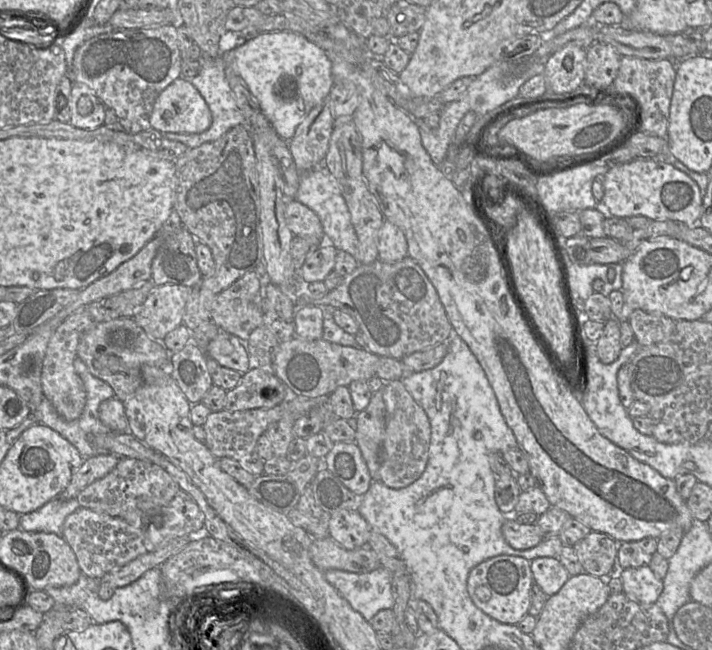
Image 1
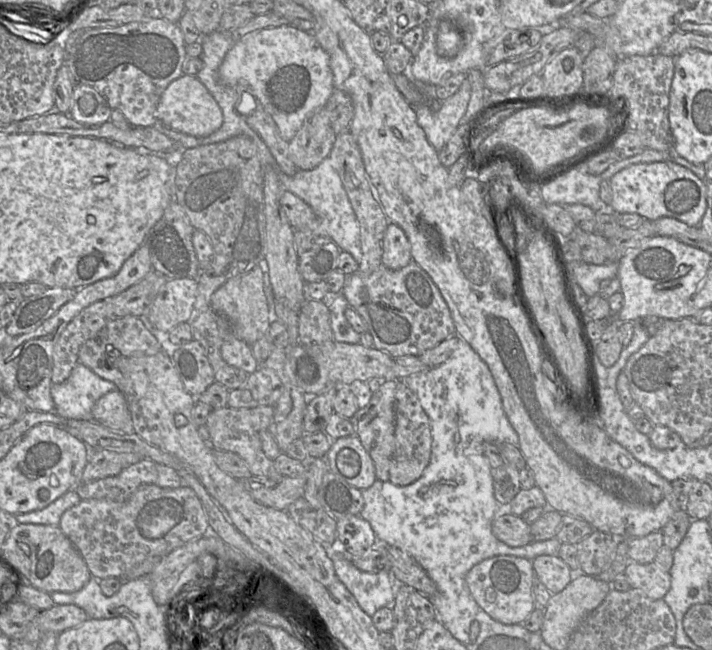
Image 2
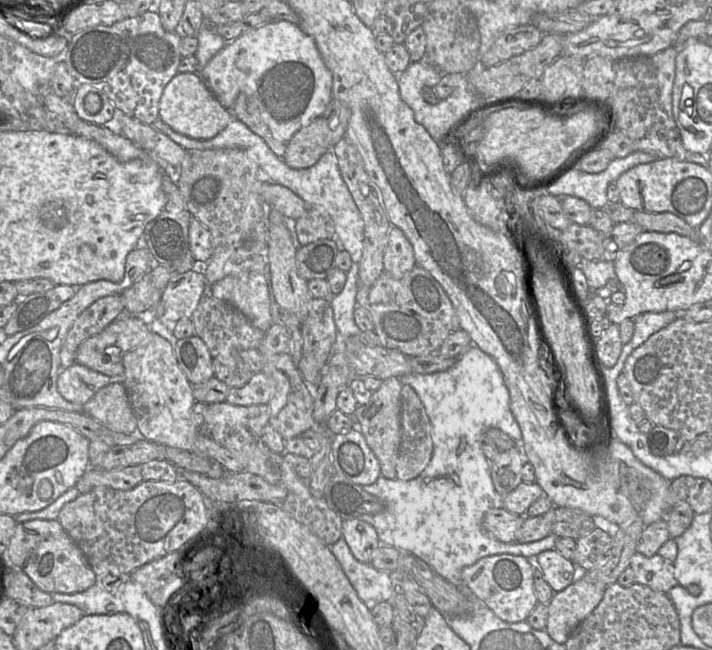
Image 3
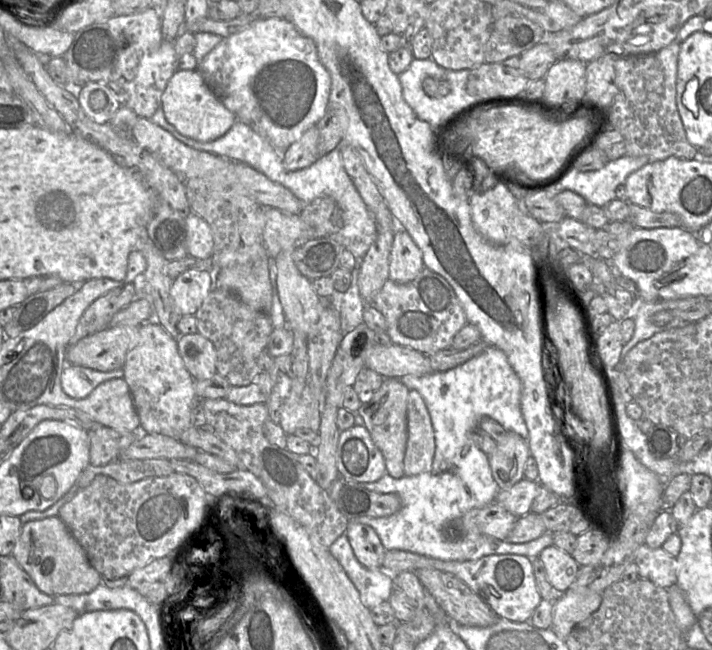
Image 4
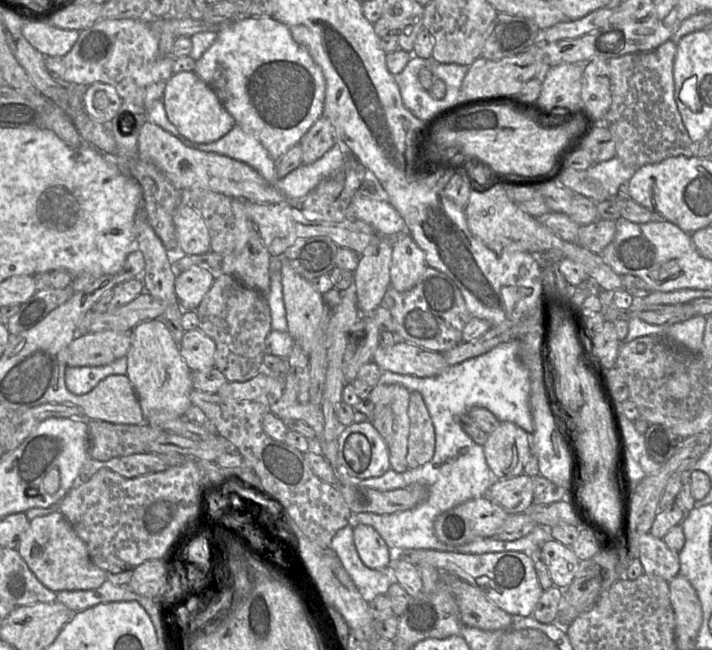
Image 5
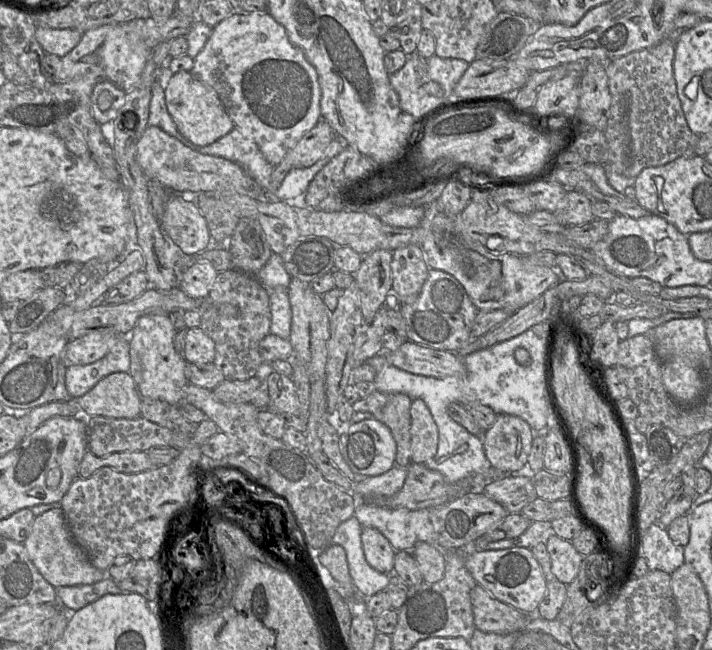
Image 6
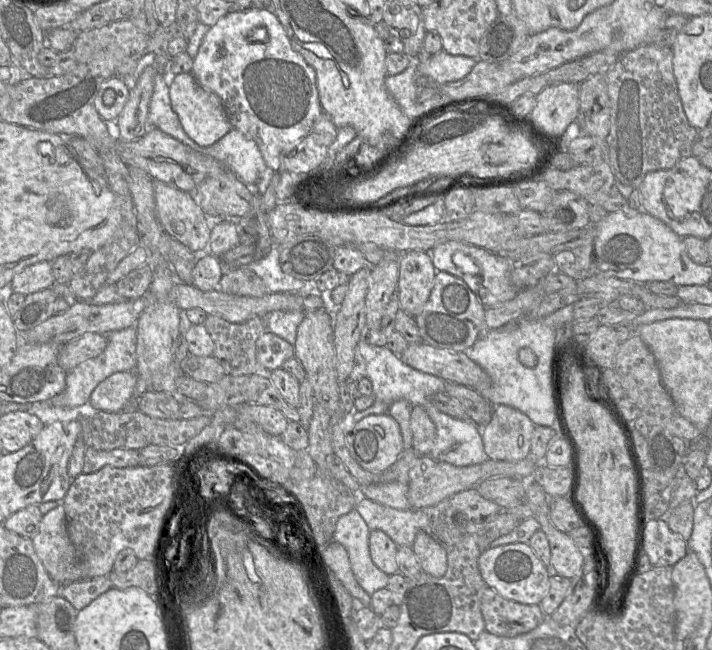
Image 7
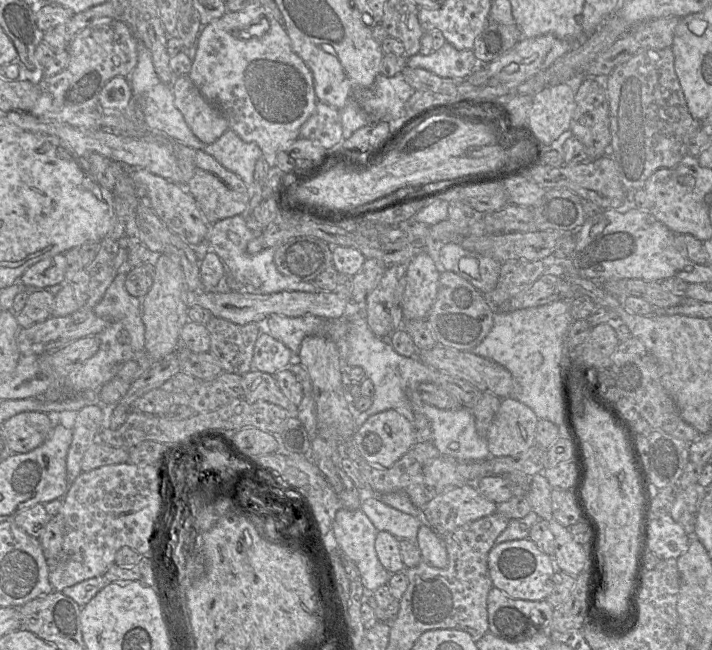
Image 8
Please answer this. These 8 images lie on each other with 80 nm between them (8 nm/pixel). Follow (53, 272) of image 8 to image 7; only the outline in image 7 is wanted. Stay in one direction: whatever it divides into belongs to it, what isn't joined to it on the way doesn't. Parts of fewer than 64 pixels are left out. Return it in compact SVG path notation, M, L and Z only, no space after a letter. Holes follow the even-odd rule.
M42 261L24 268L12 279L10 286L14 293L27 296L54 284L51 262Z

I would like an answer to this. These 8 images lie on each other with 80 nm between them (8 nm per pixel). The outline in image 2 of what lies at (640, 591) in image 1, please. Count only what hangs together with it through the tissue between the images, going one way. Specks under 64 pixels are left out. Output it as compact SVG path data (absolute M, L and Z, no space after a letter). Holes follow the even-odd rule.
M630 561L624 574L630 588L641 590L653 600L663 599L671 586L670 573L655 561L649 564Z

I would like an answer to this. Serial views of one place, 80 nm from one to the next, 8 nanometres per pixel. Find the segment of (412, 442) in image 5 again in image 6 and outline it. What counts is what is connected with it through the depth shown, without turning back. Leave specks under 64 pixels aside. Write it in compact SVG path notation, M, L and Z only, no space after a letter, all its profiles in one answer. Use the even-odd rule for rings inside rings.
M412 399L410 416L411 463L424 463L437 452L438 428L422 399Z

